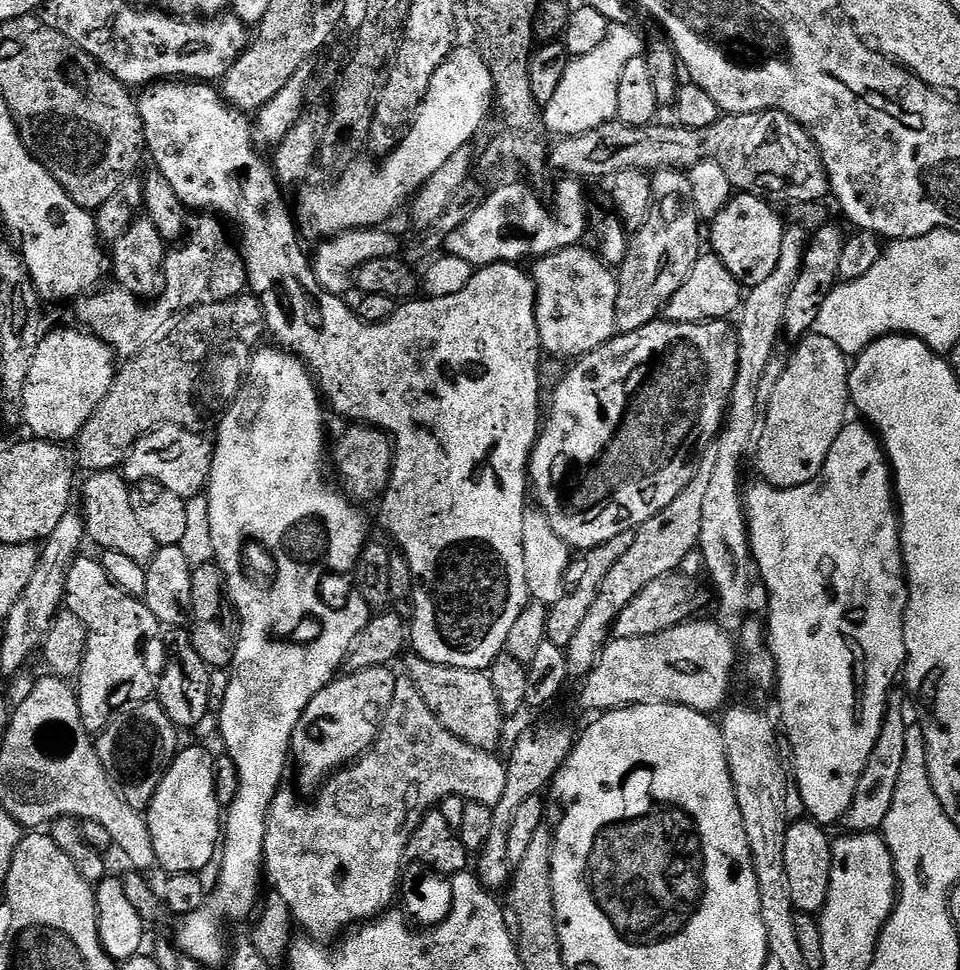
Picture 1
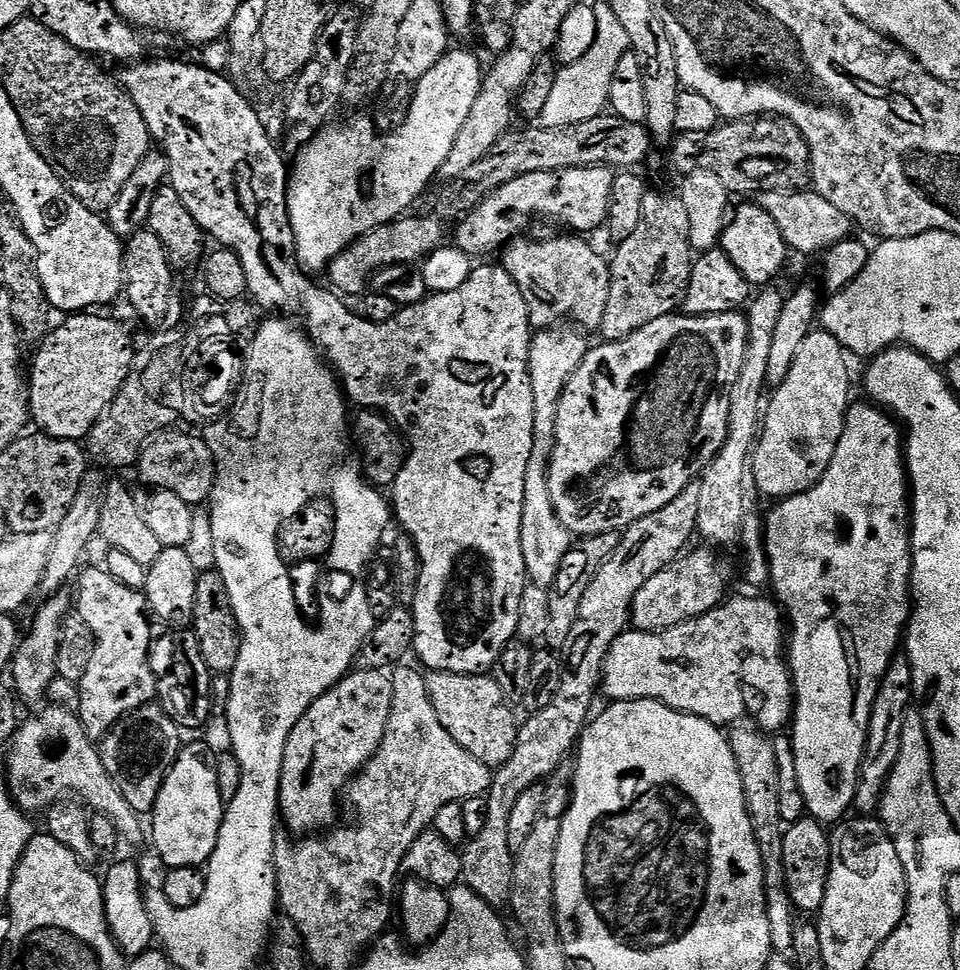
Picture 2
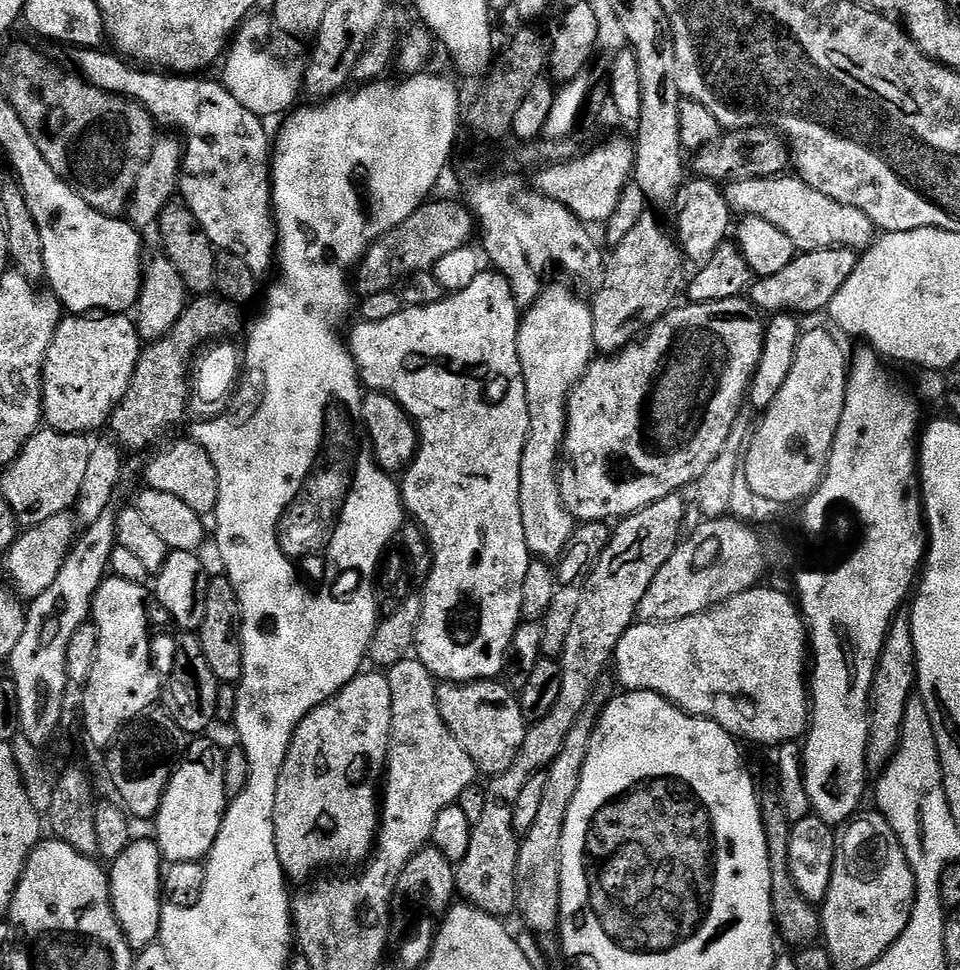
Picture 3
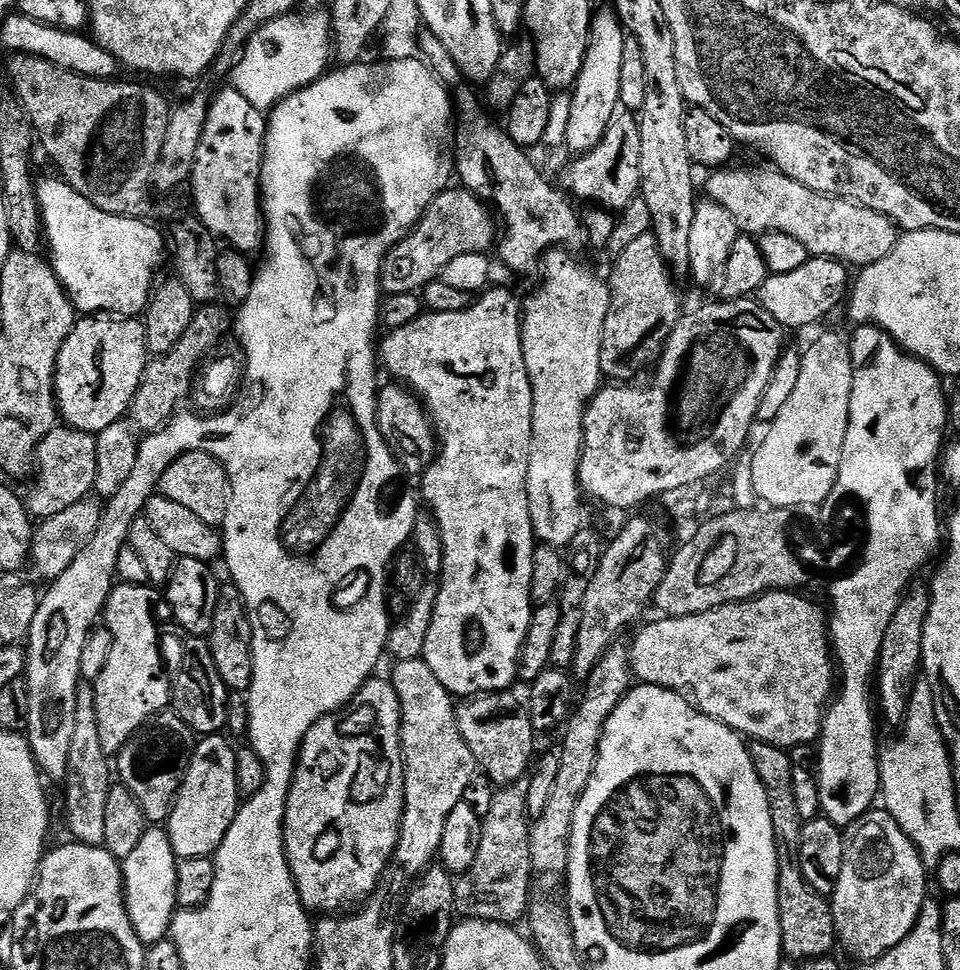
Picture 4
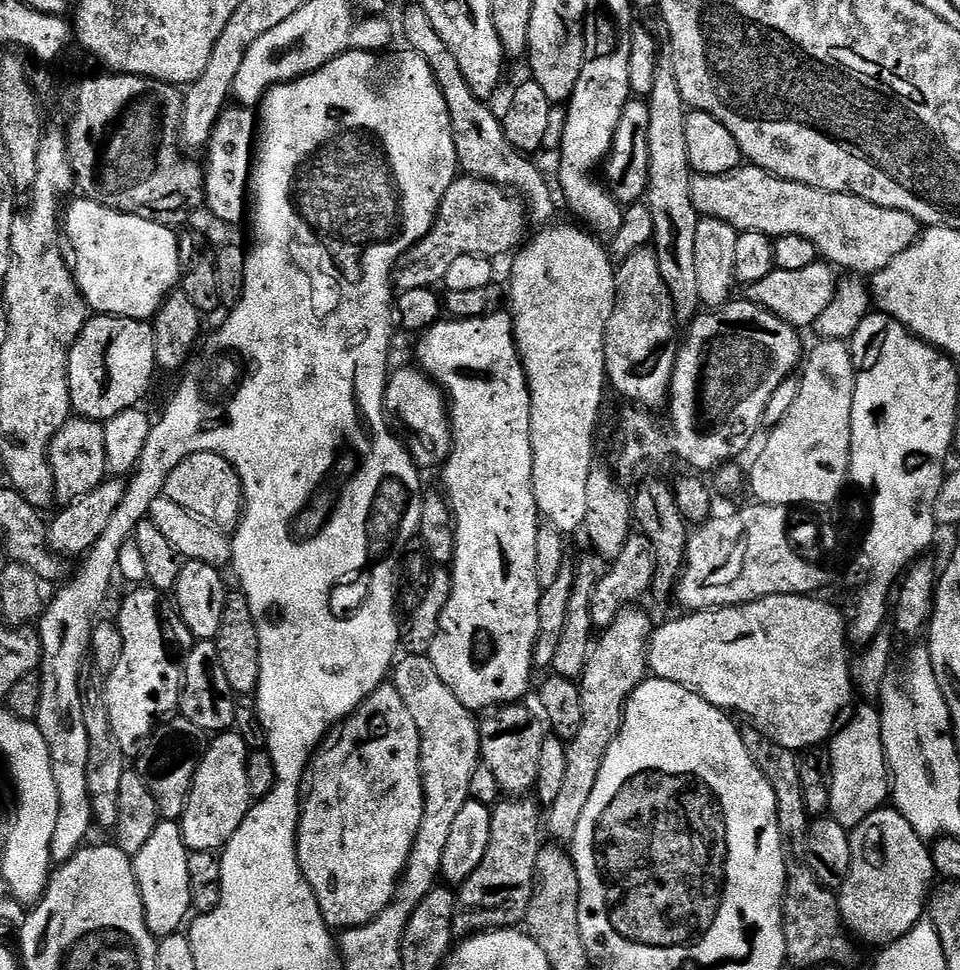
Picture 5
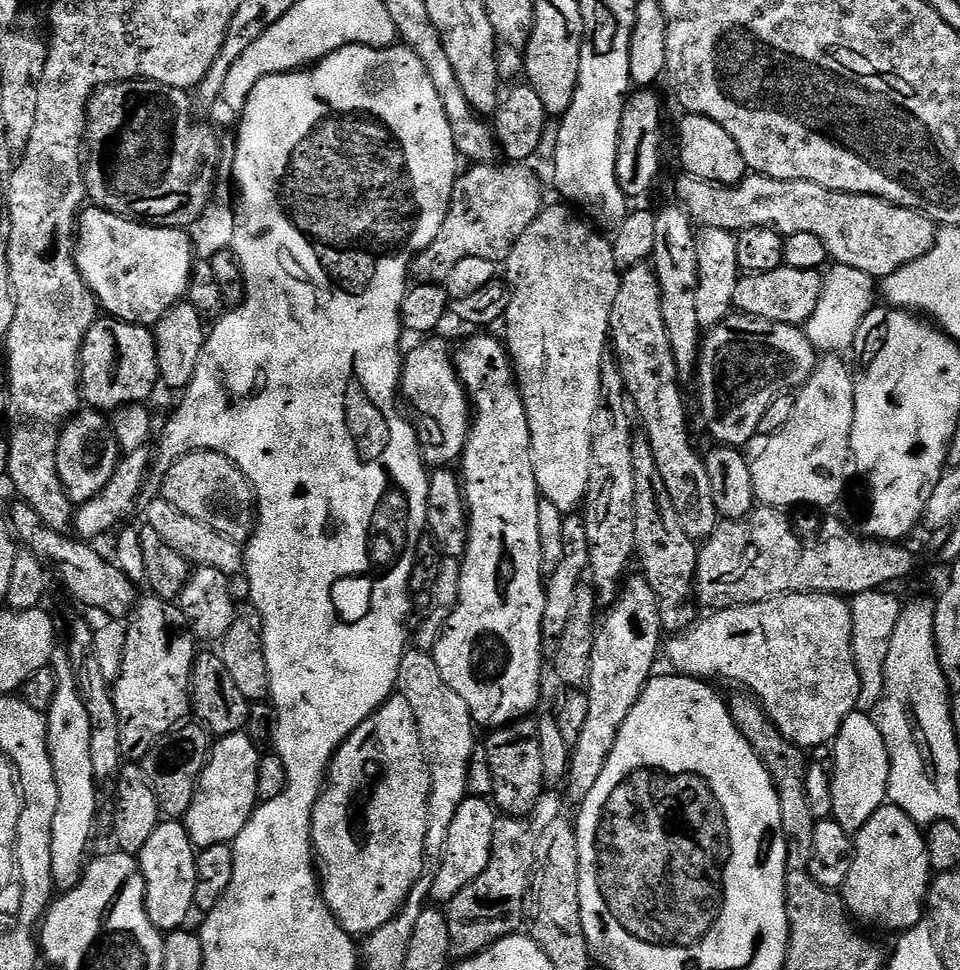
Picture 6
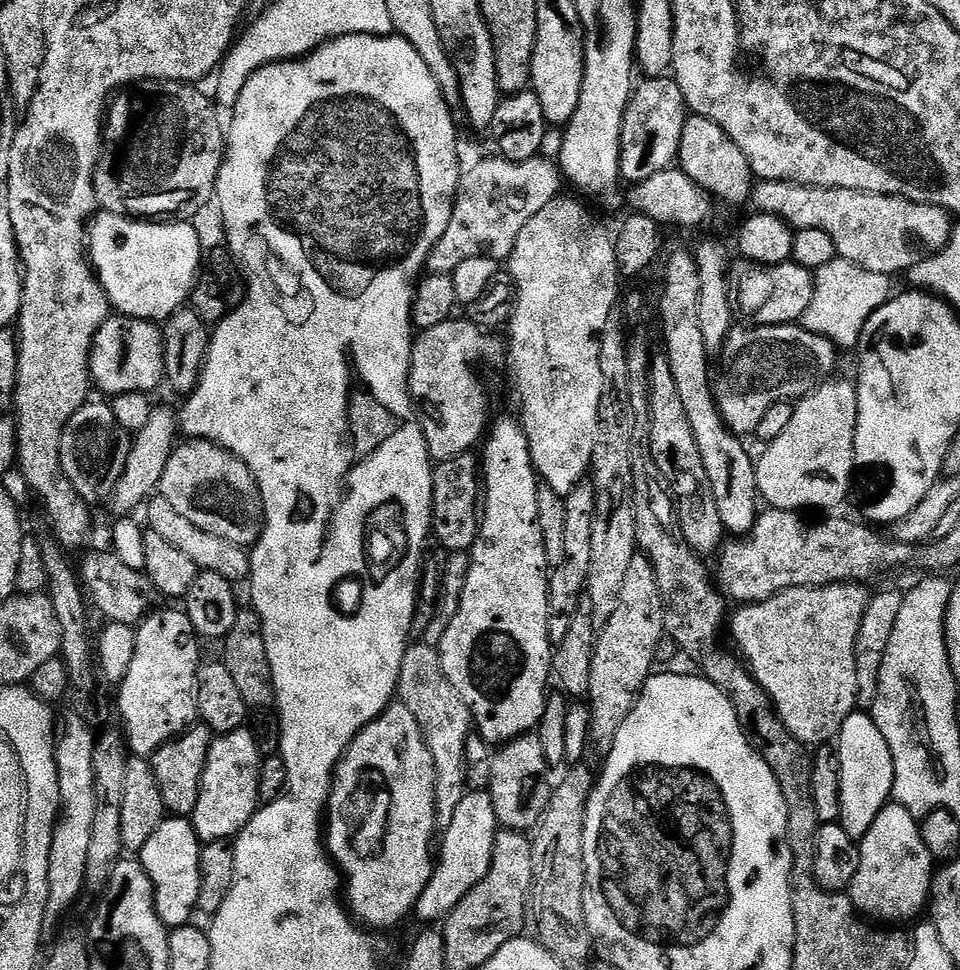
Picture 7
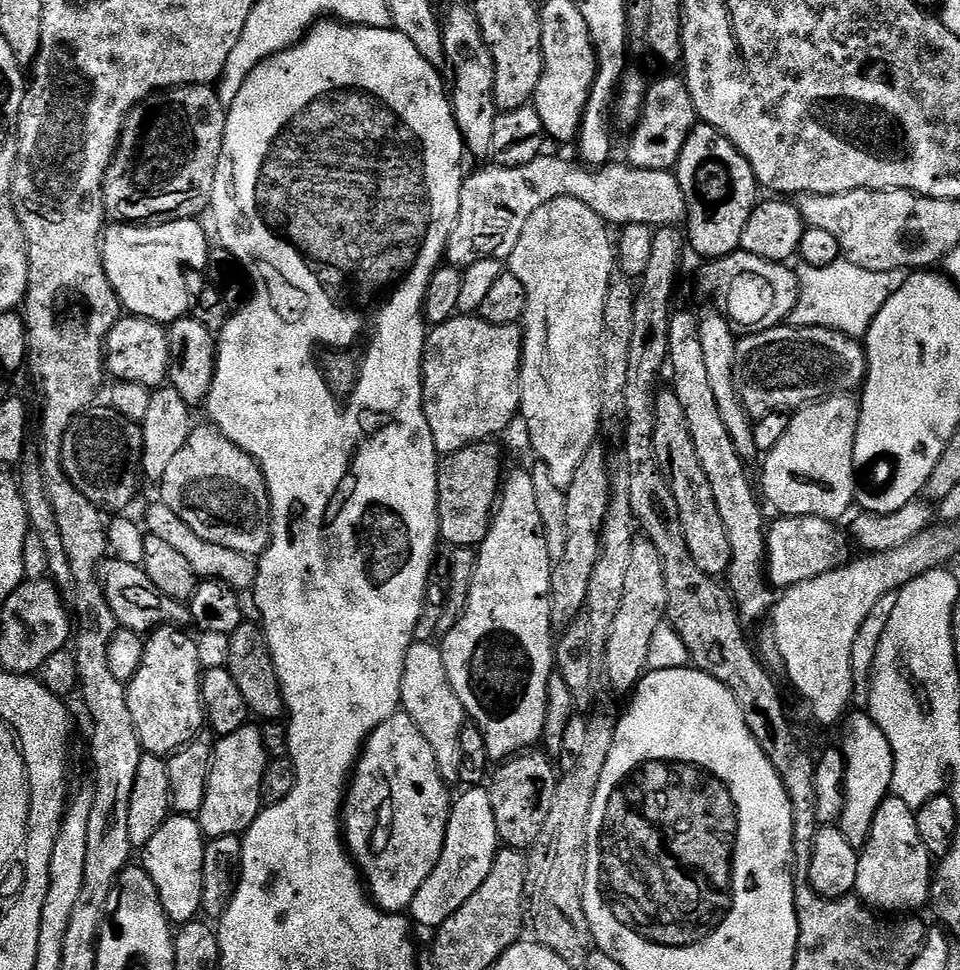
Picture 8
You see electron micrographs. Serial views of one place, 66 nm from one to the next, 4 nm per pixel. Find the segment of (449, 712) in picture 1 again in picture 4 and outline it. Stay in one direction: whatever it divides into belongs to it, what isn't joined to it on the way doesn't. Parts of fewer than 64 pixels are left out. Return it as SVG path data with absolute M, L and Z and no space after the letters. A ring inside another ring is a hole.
M516 691L486 692L479 696L465 699L459 705L456 717L456 724L464 735L464 741L470 746L477 765L482 769L483 774L488 776L493 785L496 786L507 786L523 781L529 775L534 764L532 751L536 748L536 732L538 733L538 728L532 722L529 697L525 693L523 696L522 693Z

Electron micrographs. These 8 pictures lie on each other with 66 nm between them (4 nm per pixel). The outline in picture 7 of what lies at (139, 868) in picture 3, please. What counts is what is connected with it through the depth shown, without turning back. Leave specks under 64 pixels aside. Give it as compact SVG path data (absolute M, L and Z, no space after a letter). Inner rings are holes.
M166 818L158 826L158 830L154 830L154 834L150 834L150 840L146 842L144 848L138 853L138 860L143 865L145 874L152 880L155 888L154 912L159 917L161 925L165 929L183 928L189 923L188 920L192 916L192 912L197 911L200 894L200 854L202 849L201 841L197 840L196 832L193 831L191 823L184 818Z

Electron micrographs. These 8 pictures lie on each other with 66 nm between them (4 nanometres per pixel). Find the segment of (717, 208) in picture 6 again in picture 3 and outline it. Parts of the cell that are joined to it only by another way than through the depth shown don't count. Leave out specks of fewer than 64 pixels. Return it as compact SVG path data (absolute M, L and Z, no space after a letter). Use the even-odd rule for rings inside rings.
M792 174L757 180L737 180L723 189L726 202L737 217L753 216L778 226L790 242L801 253L821 252L831 248L850 248L860 254L872 247L878 236L878 229L854 206L834 202L826 194L808 187L803 180ZM793 176L793 177L792 177Z

